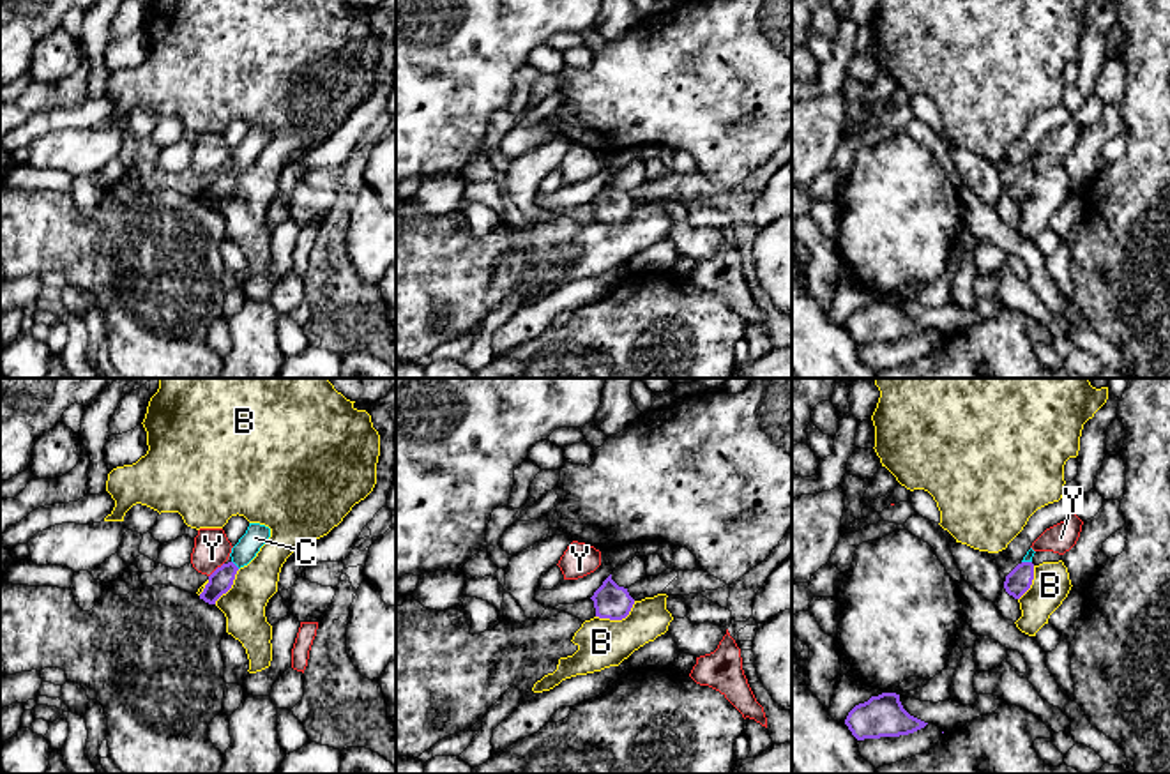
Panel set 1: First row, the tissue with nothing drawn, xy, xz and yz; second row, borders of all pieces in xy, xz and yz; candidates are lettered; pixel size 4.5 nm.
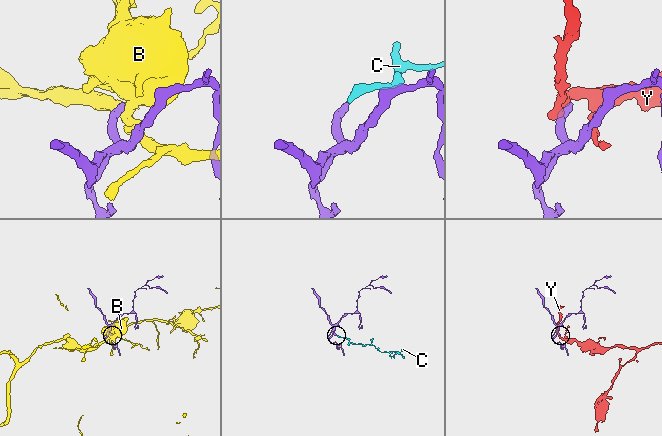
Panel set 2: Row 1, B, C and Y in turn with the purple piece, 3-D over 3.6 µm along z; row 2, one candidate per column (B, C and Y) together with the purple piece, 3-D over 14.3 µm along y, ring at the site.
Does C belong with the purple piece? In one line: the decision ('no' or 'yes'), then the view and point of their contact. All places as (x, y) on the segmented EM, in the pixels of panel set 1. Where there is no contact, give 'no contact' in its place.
yes | xy (234, 564)

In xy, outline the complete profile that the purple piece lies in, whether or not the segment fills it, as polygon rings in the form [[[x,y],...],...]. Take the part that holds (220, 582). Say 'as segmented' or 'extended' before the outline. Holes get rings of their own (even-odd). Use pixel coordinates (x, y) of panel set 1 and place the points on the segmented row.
extended; [[[249,523],[246,534],[232,548],[232,560],[217,567],[209,576],[209,583],[200,594],[200,599],[203,599],[209,604],[216,604],[216,601],[232,588],[237,571],[247,565],[256,557],[256,553],[267,543],[269,537],[269,527],[260,523]]]

